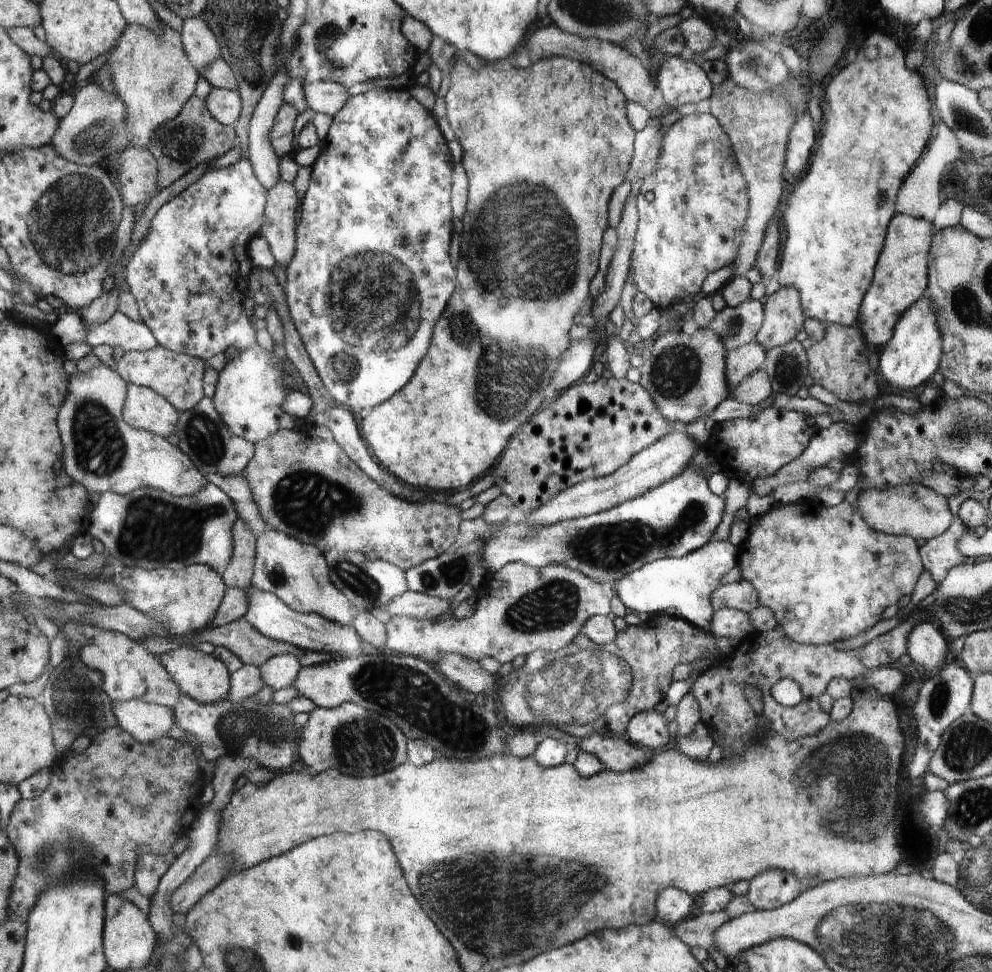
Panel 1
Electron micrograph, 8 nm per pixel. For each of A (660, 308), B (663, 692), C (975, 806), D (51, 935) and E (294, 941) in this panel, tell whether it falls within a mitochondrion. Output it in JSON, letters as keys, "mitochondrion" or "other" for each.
{"A":"other","B":"other","C":"mitochondrion","D":"other","E":"other"}

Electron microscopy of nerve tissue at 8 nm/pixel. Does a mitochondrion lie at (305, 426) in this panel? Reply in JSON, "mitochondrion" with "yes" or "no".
{"mitochondrion":"no"}

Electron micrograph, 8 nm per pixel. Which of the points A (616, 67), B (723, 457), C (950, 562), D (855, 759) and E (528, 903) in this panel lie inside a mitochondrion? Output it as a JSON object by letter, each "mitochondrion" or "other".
{"A":"other","B":"other","C":"other","D":"mitochondrion","E":"mitochondrion"}

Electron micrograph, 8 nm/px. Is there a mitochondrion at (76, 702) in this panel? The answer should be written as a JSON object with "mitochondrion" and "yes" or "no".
{"mitochondrion":"yes"}

